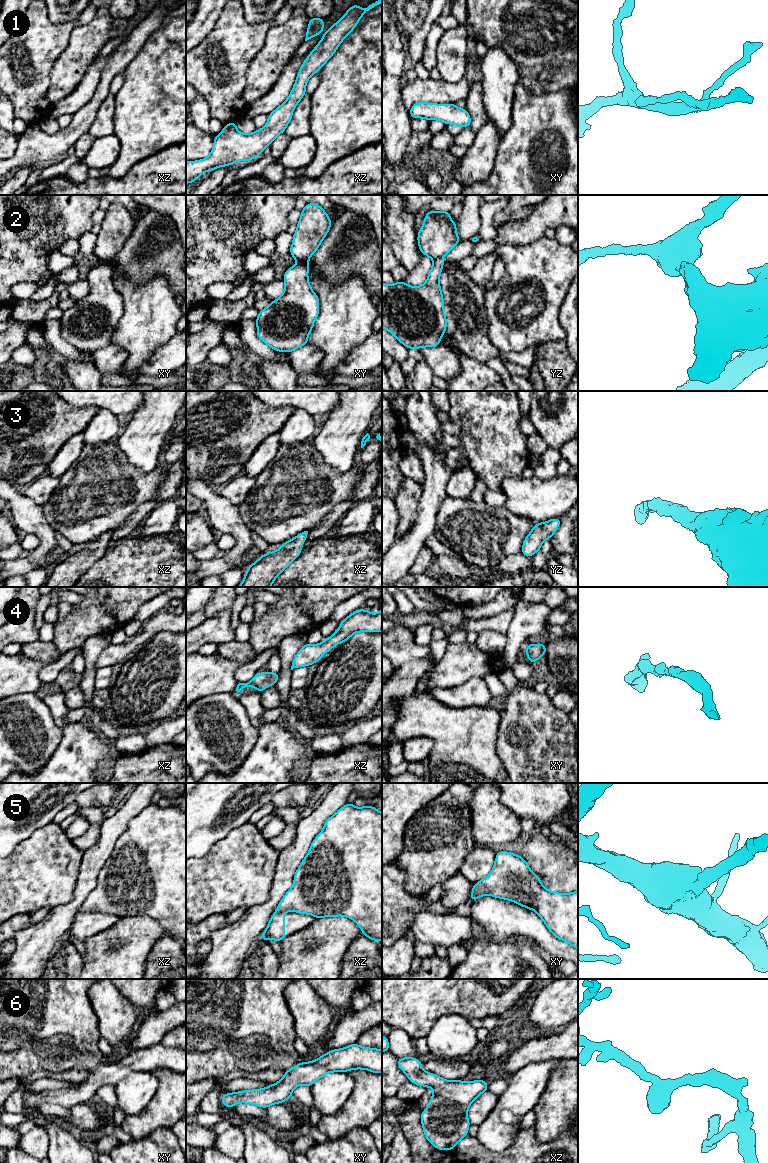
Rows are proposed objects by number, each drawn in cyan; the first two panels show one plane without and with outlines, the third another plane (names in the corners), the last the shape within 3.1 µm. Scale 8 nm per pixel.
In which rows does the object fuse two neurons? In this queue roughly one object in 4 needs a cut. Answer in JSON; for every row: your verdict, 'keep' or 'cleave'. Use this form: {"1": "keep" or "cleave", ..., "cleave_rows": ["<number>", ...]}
{"1": "keep", "2": "cleave", "3": "keep", "4": "keep", "5": "cleave", "6": "keep", "cleave_rows": ["2", "5"]}

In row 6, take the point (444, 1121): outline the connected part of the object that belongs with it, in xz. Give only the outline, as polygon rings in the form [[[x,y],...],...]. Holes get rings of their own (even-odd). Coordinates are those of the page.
[[[398,1058],[398,1067],[408,1076],[409,1082],[434,1089],[429,1105],[420,1120],[426,1139],[439,1150],[452,1150],[468,1135],[467,1117],[471,1103],[488,1090],[487,1081],[447,1081],[424,1071],[417,1058]]]

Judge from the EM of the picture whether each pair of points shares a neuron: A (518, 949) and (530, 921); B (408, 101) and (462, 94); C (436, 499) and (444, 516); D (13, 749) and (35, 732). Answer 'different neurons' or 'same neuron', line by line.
A: different neurons
B: same neuron
C: different neurons
D: same neuron

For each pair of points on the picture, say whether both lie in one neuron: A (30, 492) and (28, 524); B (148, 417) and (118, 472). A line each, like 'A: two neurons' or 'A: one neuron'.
A: two neurons
B: two neurons

